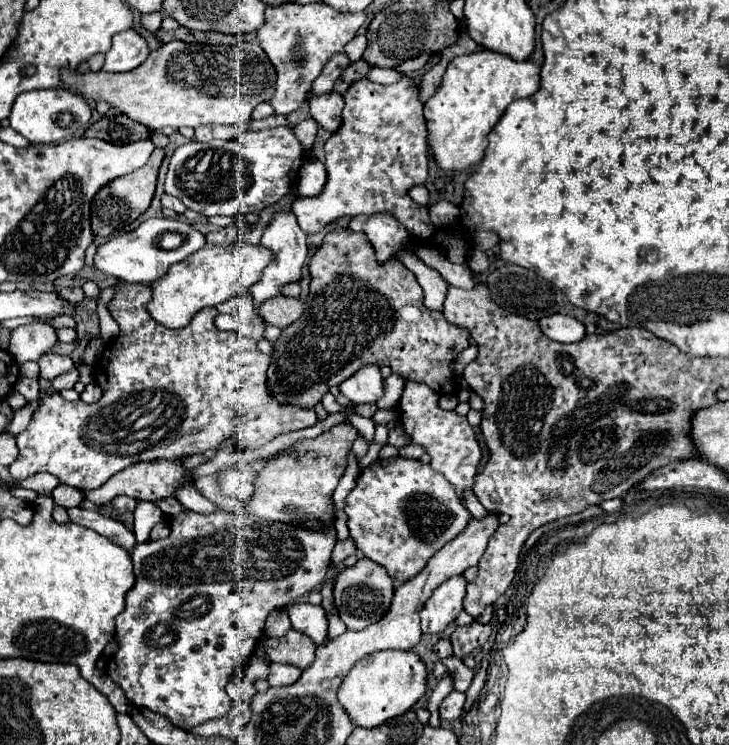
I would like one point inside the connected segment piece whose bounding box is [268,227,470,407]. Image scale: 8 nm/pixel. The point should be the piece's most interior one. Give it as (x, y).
(359, 311)

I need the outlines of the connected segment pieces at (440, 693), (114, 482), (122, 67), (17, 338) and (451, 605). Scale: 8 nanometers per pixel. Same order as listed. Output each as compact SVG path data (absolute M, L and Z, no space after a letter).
M444 675L436 689L432 691L432 697L428 701L428 711L430 711L430 725L432 727L440 727L440 717L438 717L438 707L442 703L442 699L454 691L454 681L452 681L452 675Z
M158 459L158 461L152 461L152 463L136 463L120 473L116 473L112 479L108 479L102 487L98 489L92 489L92 491L86 491L84 493L84 499L94 503L94 505L106 505L110 503L114 497L118 495L128 495L128 497L134 497L134 499L144 499L144 501L156 501L156 499L164 499L164 497L172 497L174 495L174 489L182 483L182 481L188 481L192 479L190 471L186 471L182 467L180 461L166 461L166 459Z
M134 29L120 31L112 39L112 47L106 53L106 63L102 71L132 71L146 61L148 53L150 49L146 41Z
M30 323L16 327L10 337L10 355L16 363L36 361L40 355L48 353L58 341L56 329L46 323Z
M462 575L444 581L420 611L422 633L428 635L442 633L462 611L464 595L466 595L466 579Z

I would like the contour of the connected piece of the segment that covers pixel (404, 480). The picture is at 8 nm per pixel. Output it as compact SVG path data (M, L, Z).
M404 457L378 459L370 467L366 467L358 477L356 487L350 491L346 499L346 513L350 537L356 541L358 549L364 551L368 559L382 565L388 571L388 575L396 581L408 581L414 575L418 575L428 563L428 559L440 547L452 541L472 519L470 511L458 499L458 493L454 491L454 487L450 487L442 473L430 469L428 463Z

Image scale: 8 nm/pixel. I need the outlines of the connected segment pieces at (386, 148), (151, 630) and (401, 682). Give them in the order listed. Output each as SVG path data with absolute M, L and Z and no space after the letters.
M402 77L394 85L380 85L372 83L368 79L354 81L346 95L344 95L344 111L342 111L342 127L326 141L326 169L328 169L328 181L320 195L316 197L298 197L292 205L292 211L296 215L296 221L304 233L318 233L322 227L332 223L334 219L342 215L372 215L378 211L386 211L410 231L412 239L426 241L430 235L434 235L436 227L430 225L428 209L412 201L408 195L408 189L414 185L422 185L428 177L428 131L426 121L422 117L422 103L418 101L418 87L414 87L414 81L410 77Z
M220 509L210 513L210 515L202 515L202 513L194 513L194 511L182 511L182 513L174 515L170 519L170 535L166 539L146 541L146 543L140 543L132 549L136 585L126 595L126 609L116 617L116 635L114 635L114 639L118 643L118 651L114 653L114 661L108 667L110 679L116 685L122 687L124 695L134 705L146 707L154 713L160 713L160 715L168 717L180 729L192 729L192 727L196 727L204 721L226 715L228 709L230 709L230 697L228 697L224 687L226 687L230 675L240 667L242 659L246 661L252 655L252 651L256 647L256 641L262 637L266 615L272 609L280 609L280 607L290 605L292 601L296 601L298 597L310 593L316 585L320 585L324 581L326 571L328 571L328 563L330 563L330 553L332 553L334 545L336 545L334 525L328 527L326 531L306 531L306 529L292 527L292 525L286 525L286 523L280 523L280 521L258 519L254 515L234 515L234 513L226 513L226 511L220 511Z
M378 651L360 659L350 673L344 677L344 683L338 689L338 701L346 709L350 721L358 727L372 729L382 725L392 717L400 717L412 709L412 705L426 691L428 669L422 659L412 651Z

